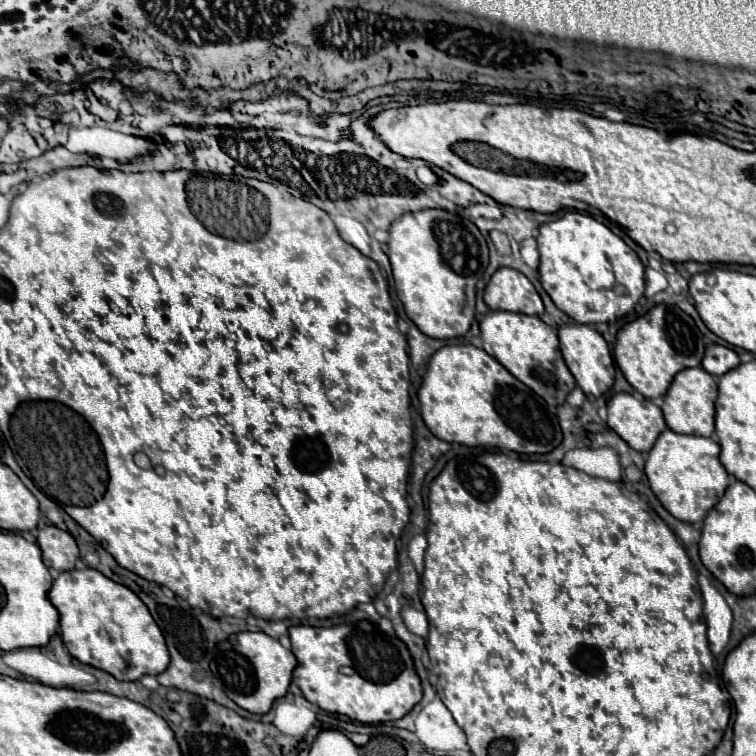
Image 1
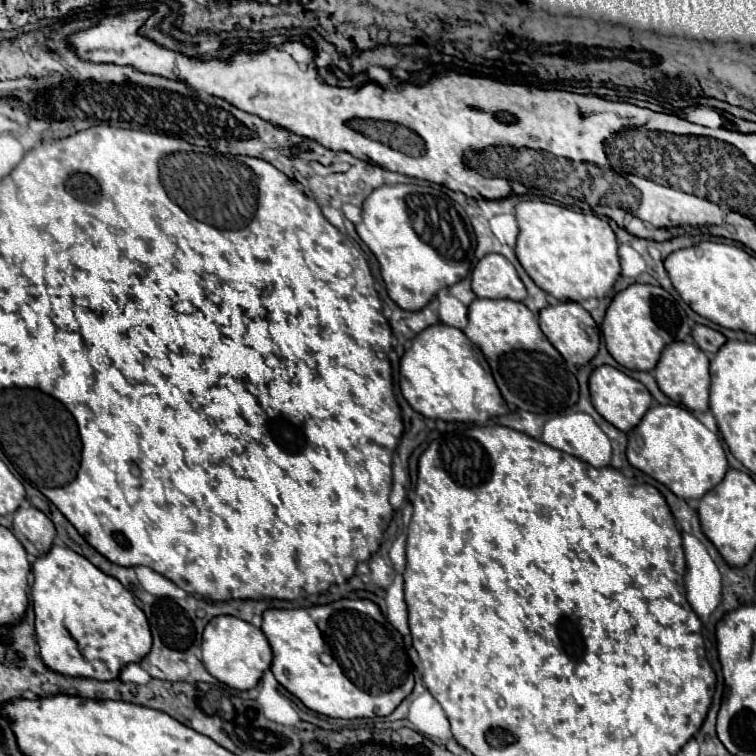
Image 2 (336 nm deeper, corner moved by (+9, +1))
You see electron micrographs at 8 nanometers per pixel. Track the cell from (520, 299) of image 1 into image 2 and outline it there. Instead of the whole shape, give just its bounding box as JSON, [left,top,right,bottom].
[472,253,526,301]

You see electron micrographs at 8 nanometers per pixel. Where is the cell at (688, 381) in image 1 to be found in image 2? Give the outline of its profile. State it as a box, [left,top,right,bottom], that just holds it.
[654,341,710,411]

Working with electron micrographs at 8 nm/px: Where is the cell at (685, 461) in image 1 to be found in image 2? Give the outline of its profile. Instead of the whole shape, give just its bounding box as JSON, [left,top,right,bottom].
[626,405,728,499]

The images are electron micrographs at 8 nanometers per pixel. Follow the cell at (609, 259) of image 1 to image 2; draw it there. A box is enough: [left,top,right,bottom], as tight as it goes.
[516,199,620,301]

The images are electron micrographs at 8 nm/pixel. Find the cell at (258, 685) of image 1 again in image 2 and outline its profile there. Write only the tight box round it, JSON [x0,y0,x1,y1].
[202,615,272,691]

